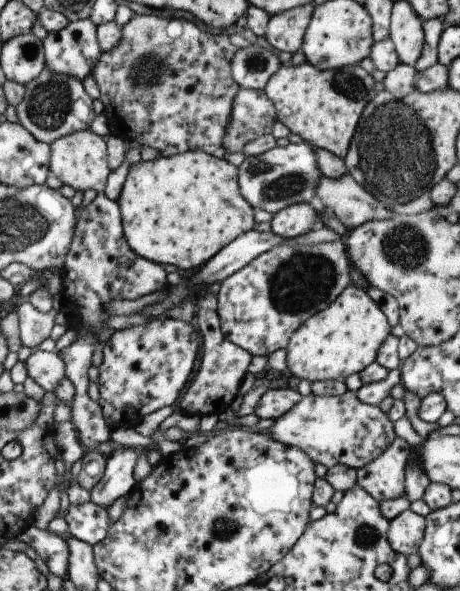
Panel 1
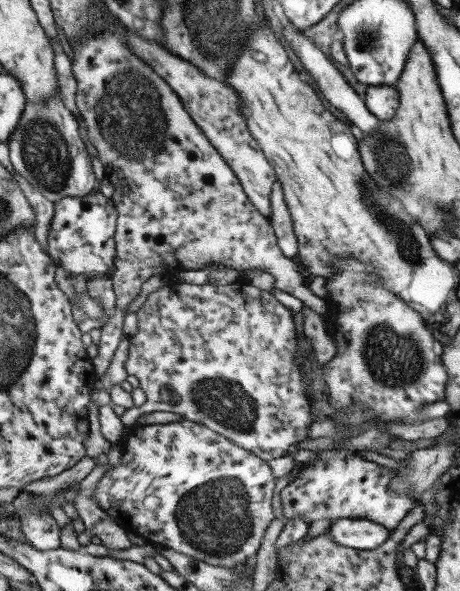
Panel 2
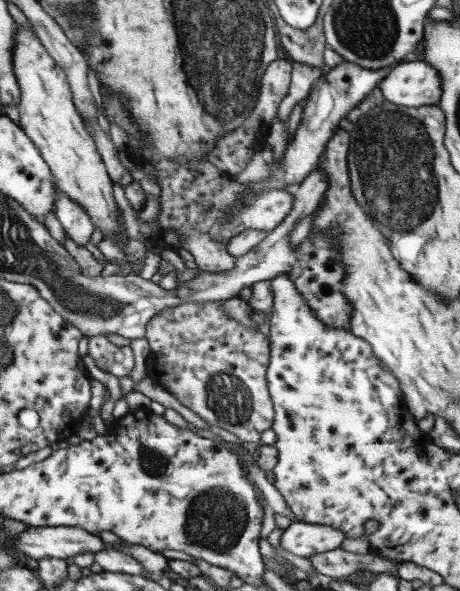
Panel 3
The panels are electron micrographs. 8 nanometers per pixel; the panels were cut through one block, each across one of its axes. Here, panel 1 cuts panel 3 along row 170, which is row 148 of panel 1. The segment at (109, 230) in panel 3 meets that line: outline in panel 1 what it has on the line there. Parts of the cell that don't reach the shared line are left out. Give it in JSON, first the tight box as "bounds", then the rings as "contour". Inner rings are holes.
{"bounds":[49,129,109,194],"contour":[[[89,129],[71,132],[68,136],[57,138],[49,144],[50,175],[74,191],[93,190],[95,194],[104,190],[109,168],[105,156],[105,141]]]}

